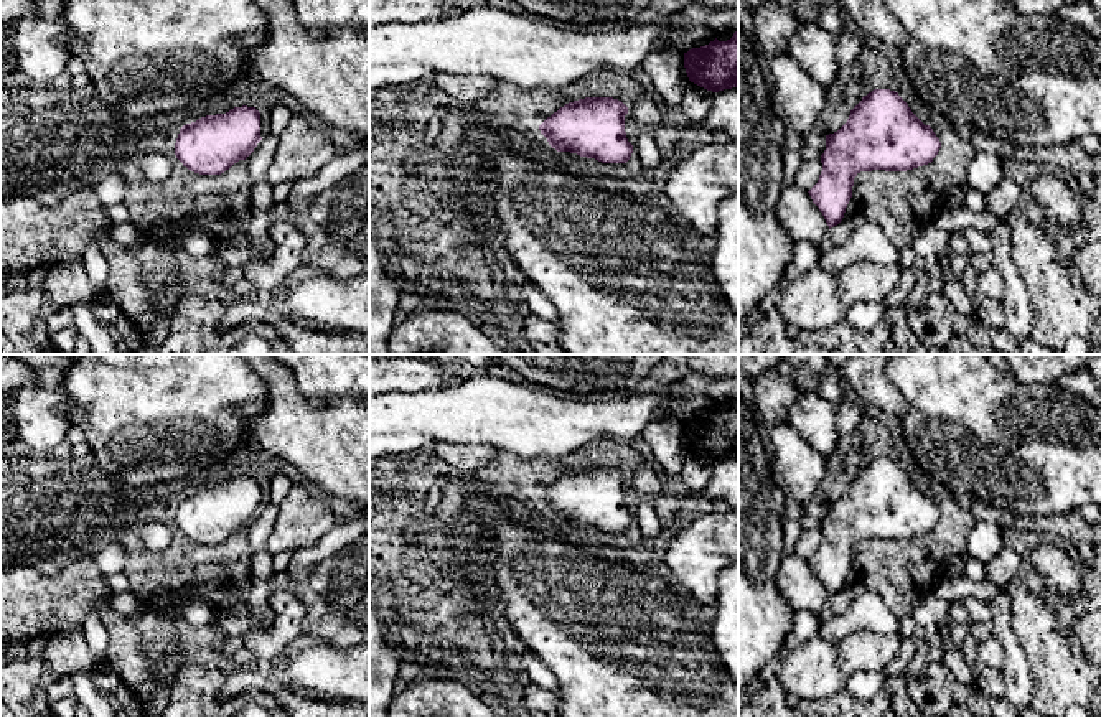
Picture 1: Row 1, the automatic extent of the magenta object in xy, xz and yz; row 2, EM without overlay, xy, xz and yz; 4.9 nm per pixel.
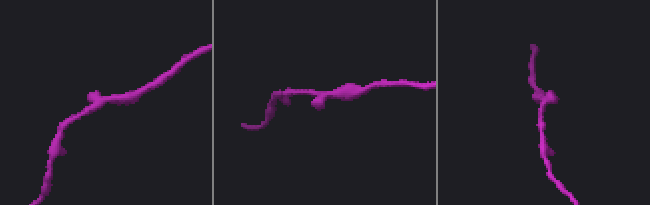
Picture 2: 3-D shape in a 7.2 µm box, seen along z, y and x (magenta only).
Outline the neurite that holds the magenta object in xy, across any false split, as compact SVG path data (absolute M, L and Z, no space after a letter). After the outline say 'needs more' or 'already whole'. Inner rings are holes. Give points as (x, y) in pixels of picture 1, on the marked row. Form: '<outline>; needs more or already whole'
M242 105L183 125L175 155L194 173L221 175L246 160L260 140L260 112Z; already whole

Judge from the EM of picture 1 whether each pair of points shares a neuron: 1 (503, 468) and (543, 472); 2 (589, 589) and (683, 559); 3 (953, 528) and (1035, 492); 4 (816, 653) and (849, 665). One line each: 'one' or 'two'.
1: one
2: two
3: two
4: two

